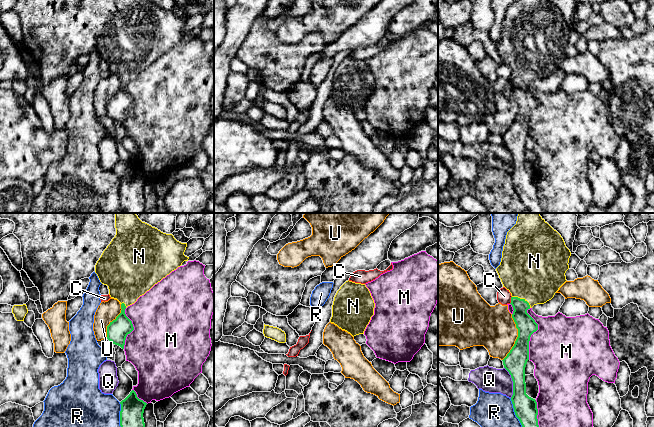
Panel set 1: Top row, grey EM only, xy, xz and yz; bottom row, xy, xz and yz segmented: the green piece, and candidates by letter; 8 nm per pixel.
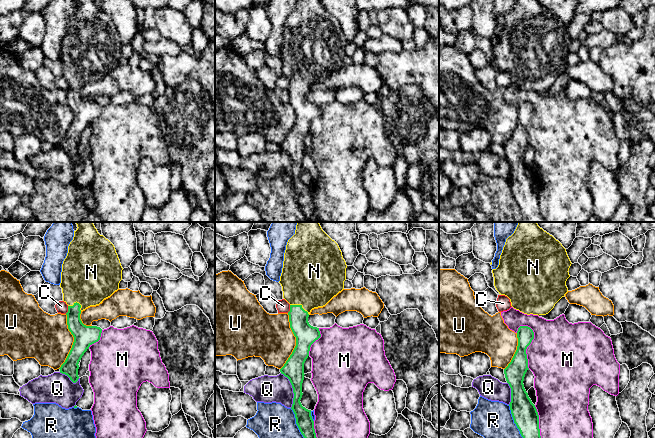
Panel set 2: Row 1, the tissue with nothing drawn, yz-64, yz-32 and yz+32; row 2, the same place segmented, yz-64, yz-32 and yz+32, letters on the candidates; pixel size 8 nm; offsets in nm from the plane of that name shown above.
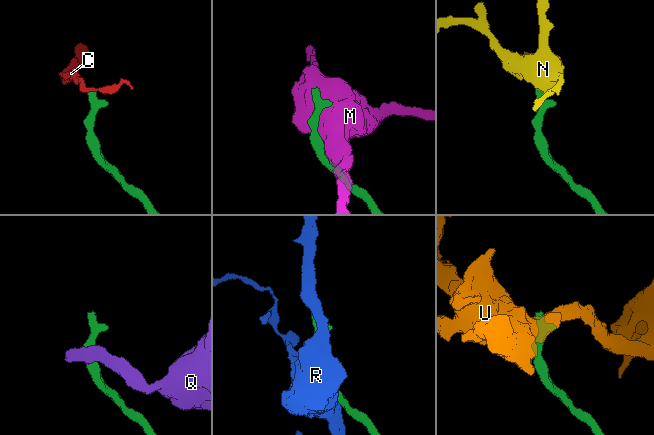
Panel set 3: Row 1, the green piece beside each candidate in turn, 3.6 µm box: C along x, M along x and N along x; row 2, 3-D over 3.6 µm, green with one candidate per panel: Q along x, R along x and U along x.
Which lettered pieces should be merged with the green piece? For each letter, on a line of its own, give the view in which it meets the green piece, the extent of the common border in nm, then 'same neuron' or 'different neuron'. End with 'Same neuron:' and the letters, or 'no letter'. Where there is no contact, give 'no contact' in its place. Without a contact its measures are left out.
C: meets green in yz; contact 70 nm long; different neuron
M: meets green in yz; contact 420 nm long; different neuron
N: meets green in yz; contact 180 nm long; same neuron
Q: meets green in yz; contact 260 nm long; different neuron
R: meets green in yz; contact 360 nm long; different neuron
U: meets green in yz; contact 380 nm long; different neuron
Same neuron: N

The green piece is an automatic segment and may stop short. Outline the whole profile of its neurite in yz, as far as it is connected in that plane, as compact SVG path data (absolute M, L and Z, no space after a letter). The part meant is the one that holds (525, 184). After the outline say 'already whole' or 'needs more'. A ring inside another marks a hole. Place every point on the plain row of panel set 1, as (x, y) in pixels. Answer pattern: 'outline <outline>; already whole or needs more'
outline M515 0L506 11L502 34L496 47L503 63L511 69L512 94L518 105L514 122L502 136L504 144L513 157L511 177L516 193L530 213L544 213L538 201L538 185L535 175L526 170L525 143L529 136L529 117L538 106L538 100L527 89L537 80L551 76L559 64L567 57L565 49L569 45L570 26L561 11L549 0Z; needs more

